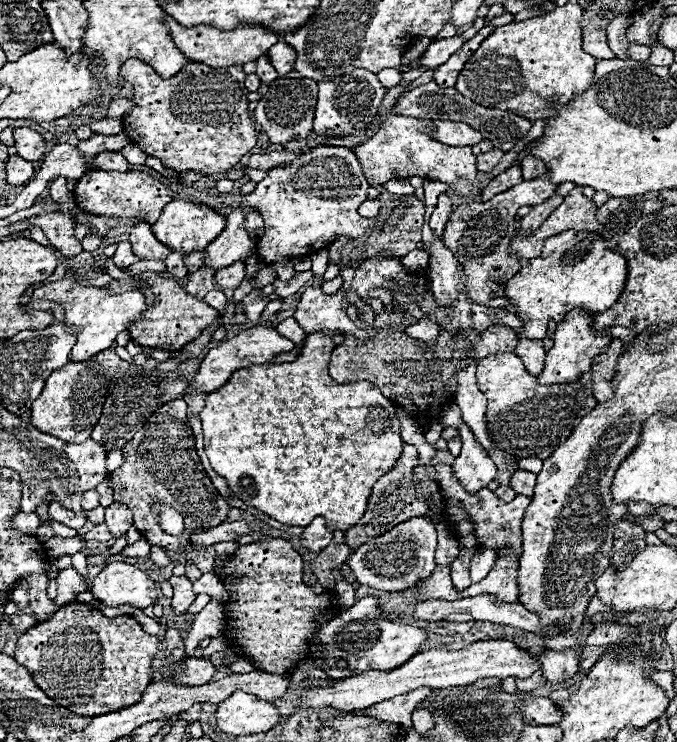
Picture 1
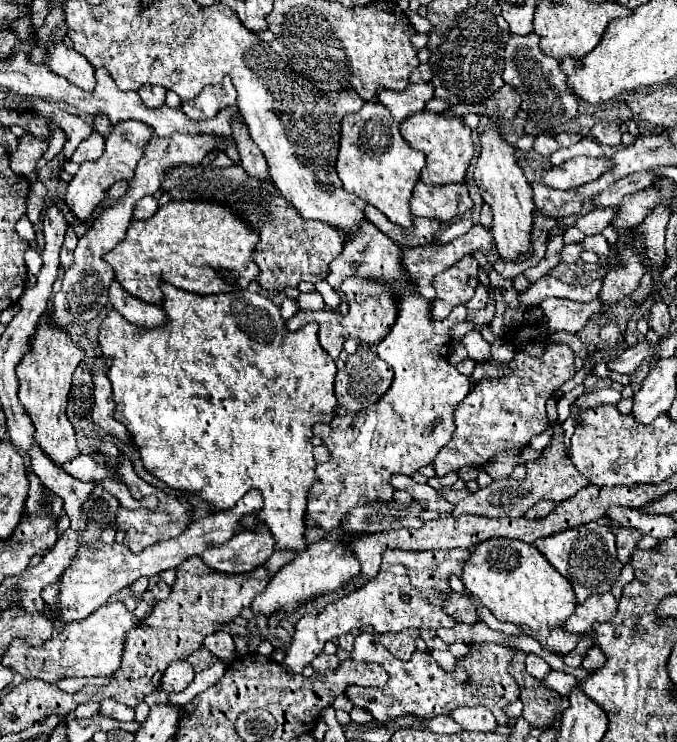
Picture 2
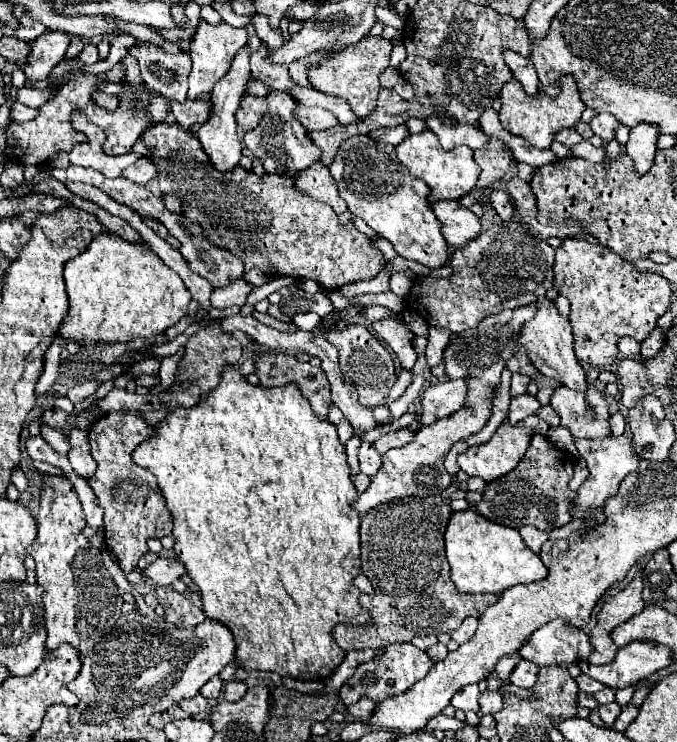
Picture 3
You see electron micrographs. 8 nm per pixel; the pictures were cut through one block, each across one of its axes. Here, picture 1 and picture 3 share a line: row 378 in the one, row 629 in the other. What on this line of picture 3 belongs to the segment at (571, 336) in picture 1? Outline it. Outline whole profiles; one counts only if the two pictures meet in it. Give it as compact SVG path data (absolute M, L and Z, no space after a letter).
M548 622L538 628L520 656L536 666L570 666L590 656L590 638L582 630L570 630L562 622Z

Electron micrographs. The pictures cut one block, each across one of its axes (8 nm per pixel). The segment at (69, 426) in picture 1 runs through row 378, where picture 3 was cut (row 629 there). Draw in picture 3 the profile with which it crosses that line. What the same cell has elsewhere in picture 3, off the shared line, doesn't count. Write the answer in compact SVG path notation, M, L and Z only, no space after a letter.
M44 476L40 498L38 536L28 546L28 554L36 560L38 584L44 588L44 624L48 630L46 650L50 652L60 644L70 644L84 658L120 618L120 608L124 604L122 592L104 568L102 552L92 548L88 538L80 534L86 520L72 484L62 476Z

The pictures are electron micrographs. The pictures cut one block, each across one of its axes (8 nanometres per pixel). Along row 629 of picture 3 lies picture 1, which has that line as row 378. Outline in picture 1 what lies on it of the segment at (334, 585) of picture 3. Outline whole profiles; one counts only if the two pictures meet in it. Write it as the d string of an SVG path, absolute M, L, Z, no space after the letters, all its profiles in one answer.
M312 332L294 362L238 368L222 388L206 394L200 412L212 468L228 480L240 500L288 526L308 526L316 516L322 516L332 530L348 530L362 518L374 482L392 470L398 454L402 454L400 420L394 404L372 382L334 382L328 374L334 348L330 336Z

